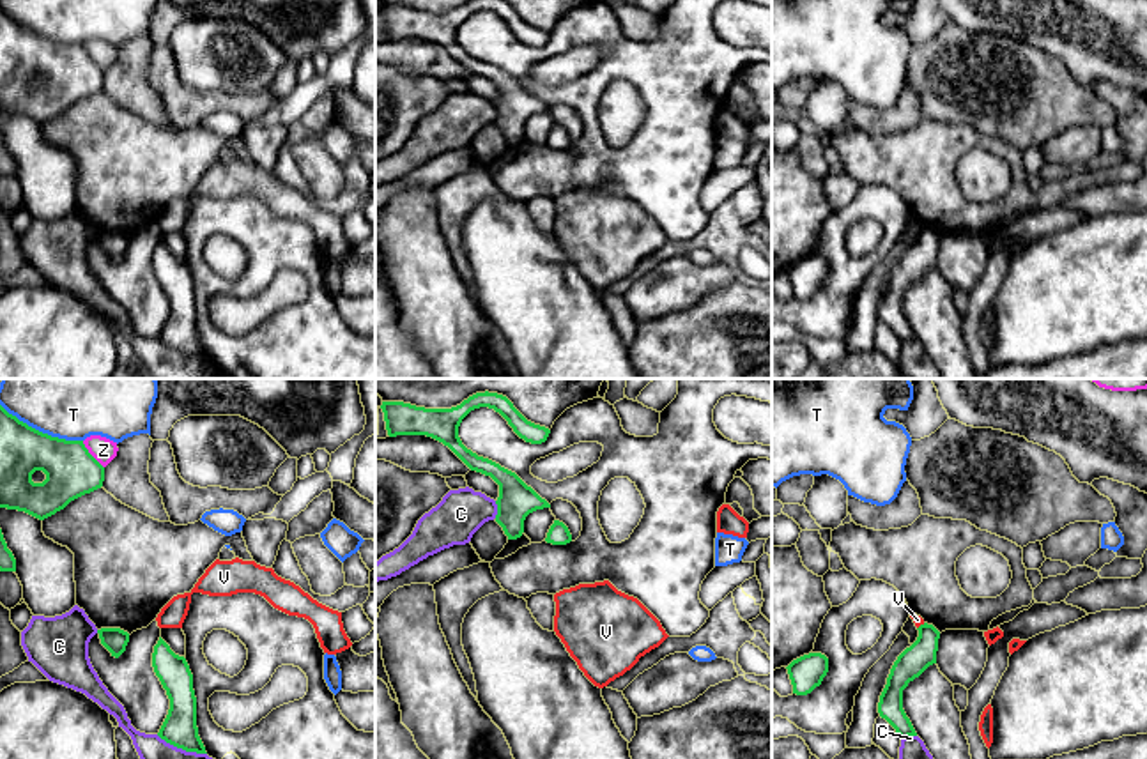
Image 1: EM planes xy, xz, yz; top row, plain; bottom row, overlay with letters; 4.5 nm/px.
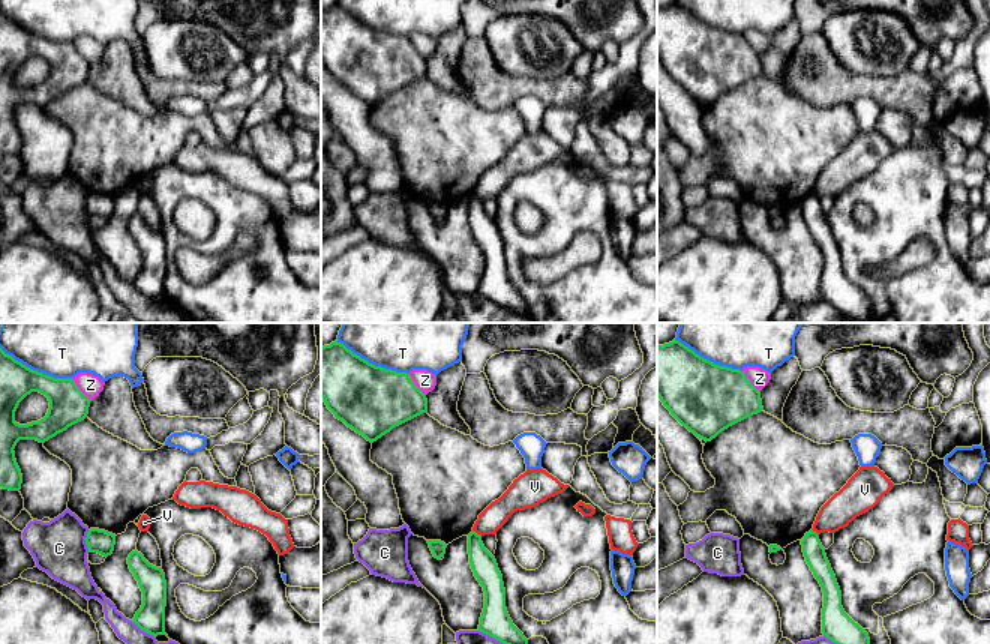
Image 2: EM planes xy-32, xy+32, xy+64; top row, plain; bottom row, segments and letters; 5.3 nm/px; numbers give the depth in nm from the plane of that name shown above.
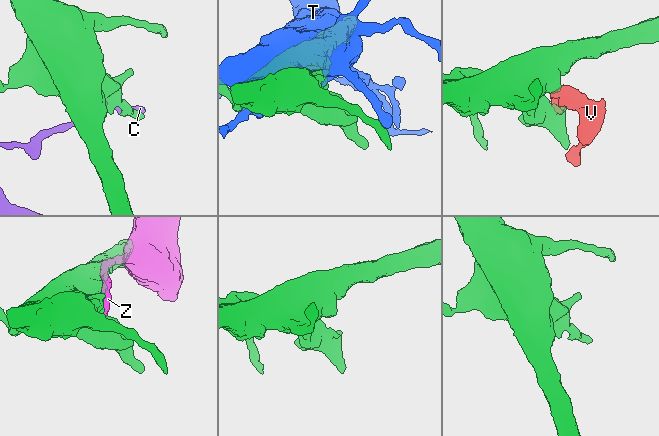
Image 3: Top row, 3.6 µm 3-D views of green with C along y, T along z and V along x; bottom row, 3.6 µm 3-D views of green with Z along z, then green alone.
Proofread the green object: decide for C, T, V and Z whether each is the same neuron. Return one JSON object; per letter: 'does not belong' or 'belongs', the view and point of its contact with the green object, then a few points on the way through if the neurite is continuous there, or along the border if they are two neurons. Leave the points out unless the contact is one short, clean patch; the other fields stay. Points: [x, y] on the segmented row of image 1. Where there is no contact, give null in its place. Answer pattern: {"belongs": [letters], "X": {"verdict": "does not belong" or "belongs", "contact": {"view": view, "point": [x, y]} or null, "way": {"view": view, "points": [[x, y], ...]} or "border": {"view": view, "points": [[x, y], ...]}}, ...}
{"belongs": [], "C": {"verdict": "does not belong", "contact": {"view": "xz", "point": [498, 510]}}, "T": {"verdict": "does not belong", "contact": {"view": "xy", "point": [41, 432]}}, "V": {"verdict": "does not belong", "contact": {"view": "yz", "point": [921, 625]}, "border": {"view": "yz", "points": [[924, 623], [917, 628]]}}, "Z": {"verdict": "does not belong", "contact": {"view": "xy", "point": [91, 455]}}}

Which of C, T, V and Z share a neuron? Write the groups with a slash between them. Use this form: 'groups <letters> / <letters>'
groups C / T / V / Z

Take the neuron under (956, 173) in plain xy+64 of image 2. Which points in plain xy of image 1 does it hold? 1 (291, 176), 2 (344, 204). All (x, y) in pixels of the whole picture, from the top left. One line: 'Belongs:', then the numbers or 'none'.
Belongs: 1, 2

